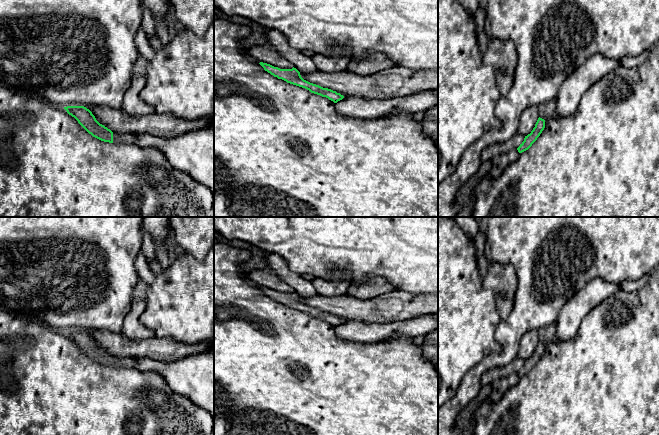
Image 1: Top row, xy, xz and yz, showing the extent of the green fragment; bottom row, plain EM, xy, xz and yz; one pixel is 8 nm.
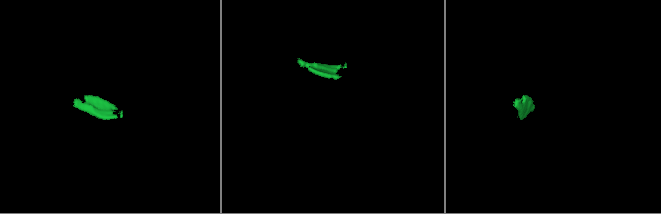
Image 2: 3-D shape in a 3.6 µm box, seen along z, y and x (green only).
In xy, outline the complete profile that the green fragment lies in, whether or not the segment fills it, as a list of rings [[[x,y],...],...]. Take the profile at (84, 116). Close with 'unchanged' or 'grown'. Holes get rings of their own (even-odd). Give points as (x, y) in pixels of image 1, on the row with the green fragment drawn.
[[[84,106],[64,107],[69,115],[93,137],[114,144],[136,144],[136,136],[132,133],[115,133],[100,124],[92,112]]]; grown

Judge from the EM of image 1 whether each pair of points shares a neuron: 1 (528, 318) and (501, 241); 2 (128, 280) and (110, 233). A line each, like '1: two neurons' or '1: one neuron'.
1: one neuron
2: one neuron

